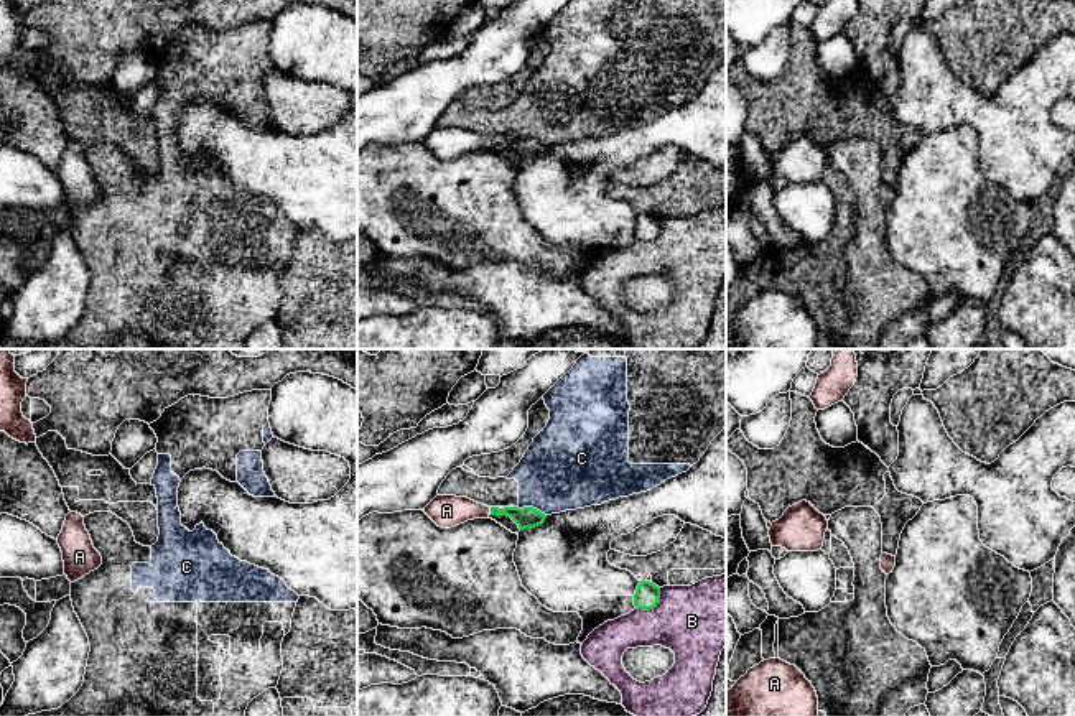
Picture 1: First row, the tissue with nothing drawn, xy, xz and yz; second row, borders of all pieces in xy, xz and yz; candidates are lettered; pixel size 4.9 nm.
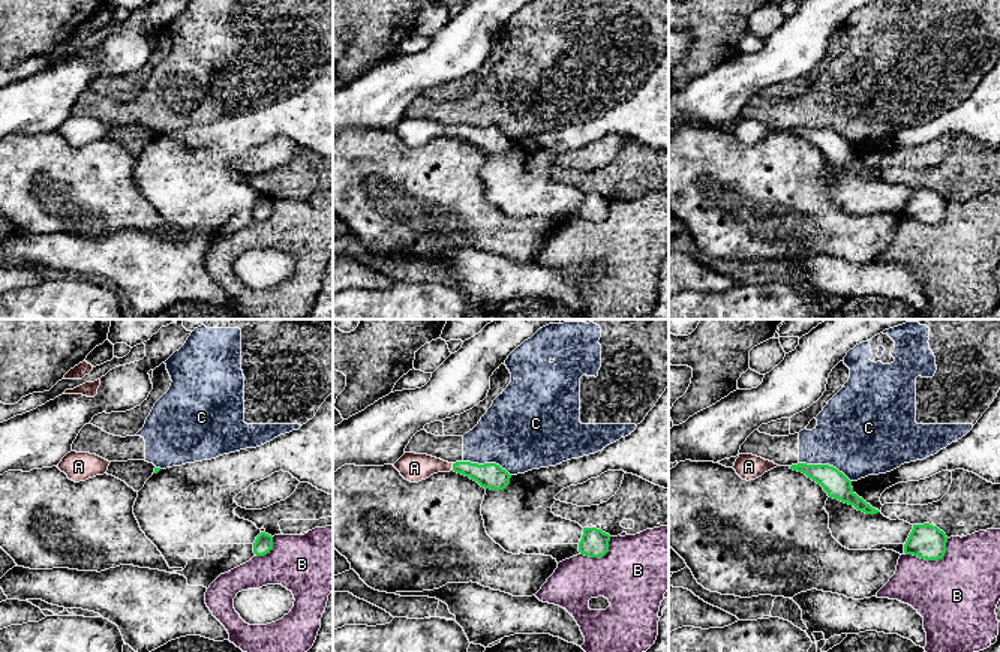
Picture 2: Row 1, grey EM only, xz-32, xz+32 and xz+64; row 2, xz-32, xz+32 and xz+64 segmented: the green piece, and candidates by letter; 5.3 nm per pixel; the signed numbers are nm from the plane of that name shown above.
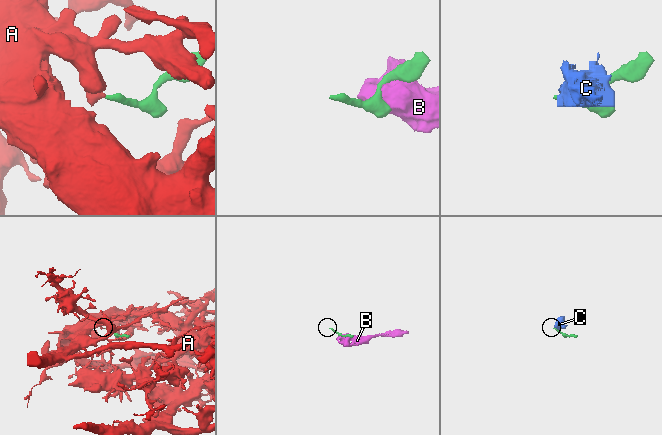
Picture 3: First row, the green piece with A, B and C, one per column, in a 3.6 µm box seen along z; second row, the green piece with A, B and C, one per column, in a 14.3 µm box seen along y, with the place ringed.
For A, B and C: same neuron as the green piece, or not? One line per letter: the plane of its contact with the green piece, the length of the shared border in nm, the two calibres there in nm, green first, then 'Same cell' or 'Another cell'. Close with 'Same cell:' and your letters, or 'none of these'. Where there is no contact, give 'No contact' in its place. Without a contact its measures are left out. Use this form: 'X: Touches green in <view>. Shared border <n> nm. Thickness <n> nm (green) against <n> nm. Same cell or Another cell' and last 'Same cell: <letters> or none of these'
A: Touches green in xz. Shared border 30 nm. Thickness 110 nm (green) against 160 nm. Same cell
B: Touches green in xz. Shared border 160 nm. Thickness 120 nm (green) against 360 nm. Another cell
C: Touches green in xz. Shared border 150 nm. Thickness 110 nm (green) against 400 nm. Another cell
Same cell: A

